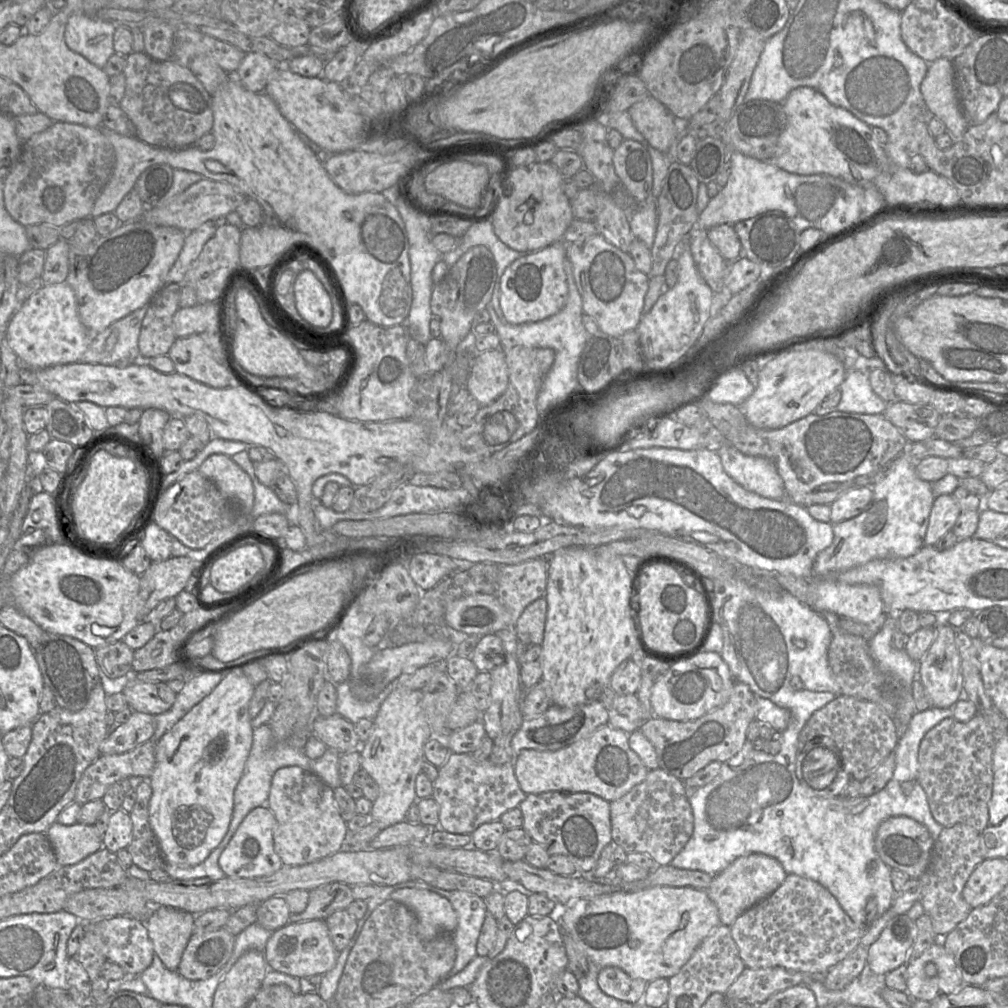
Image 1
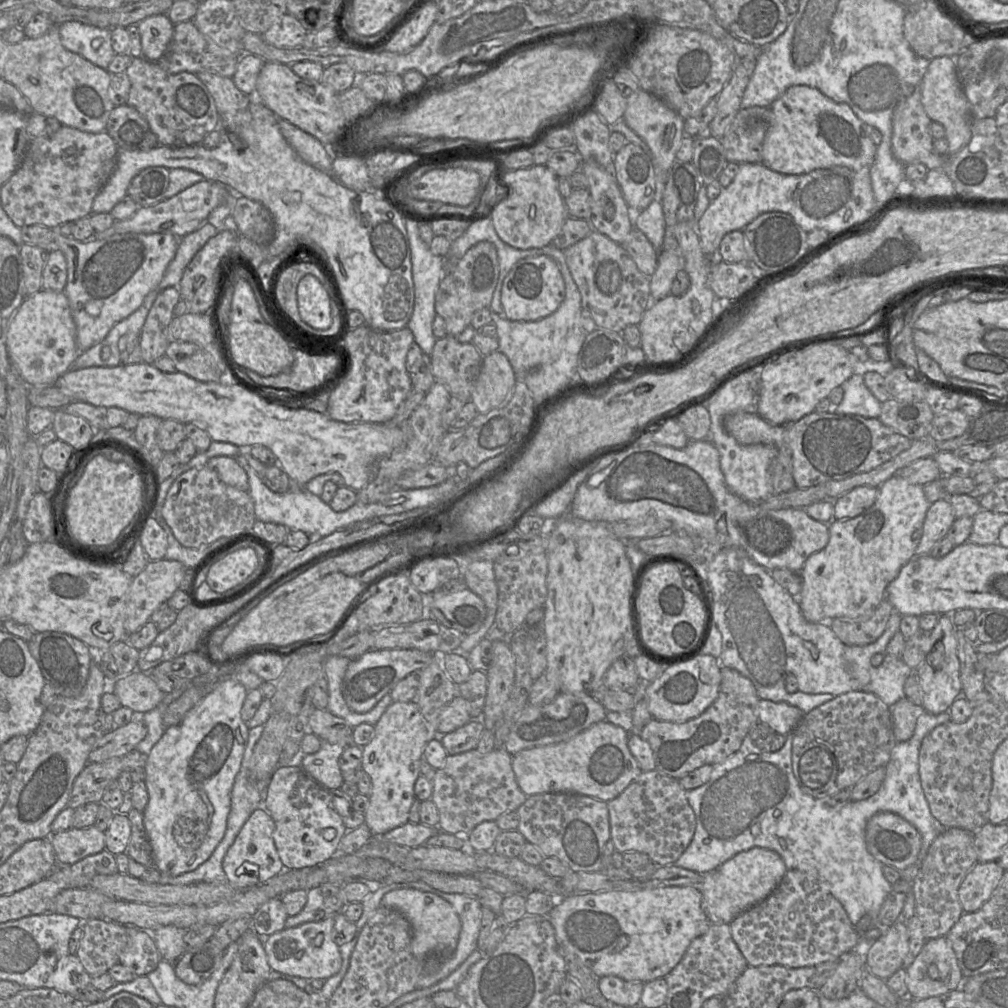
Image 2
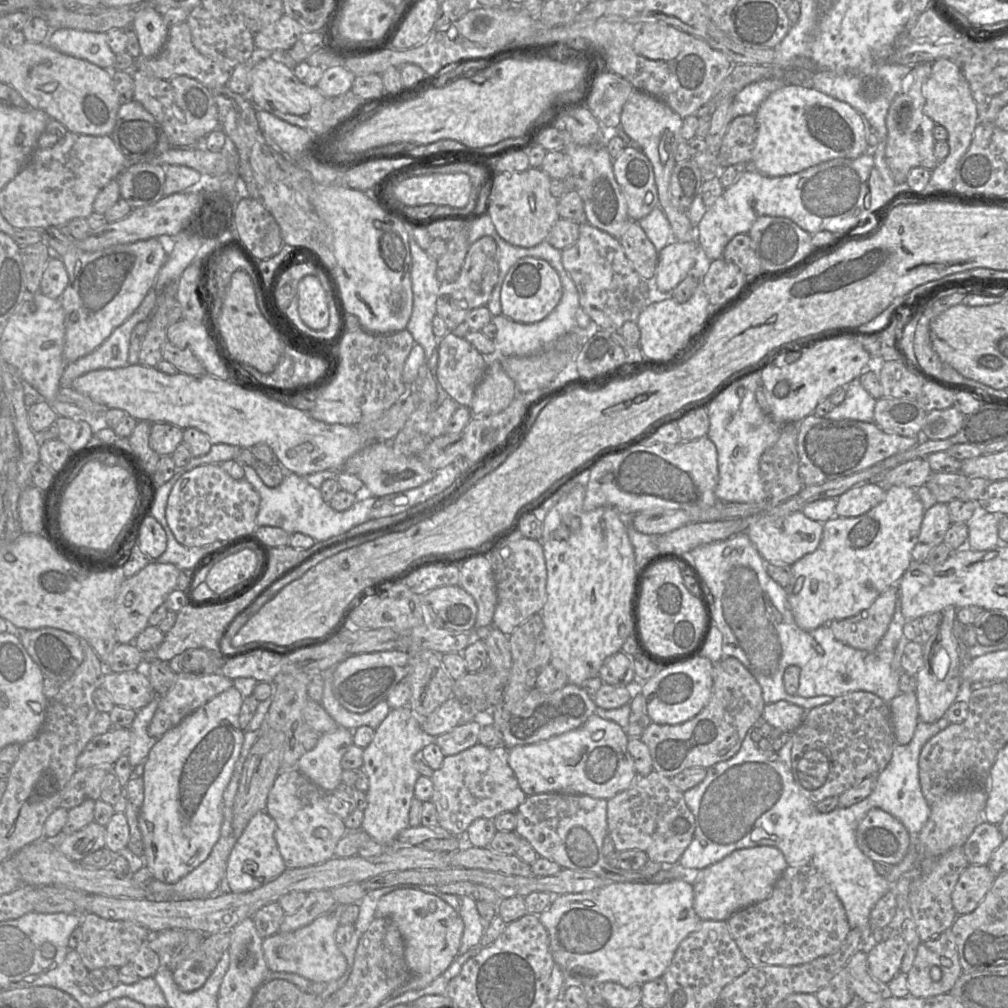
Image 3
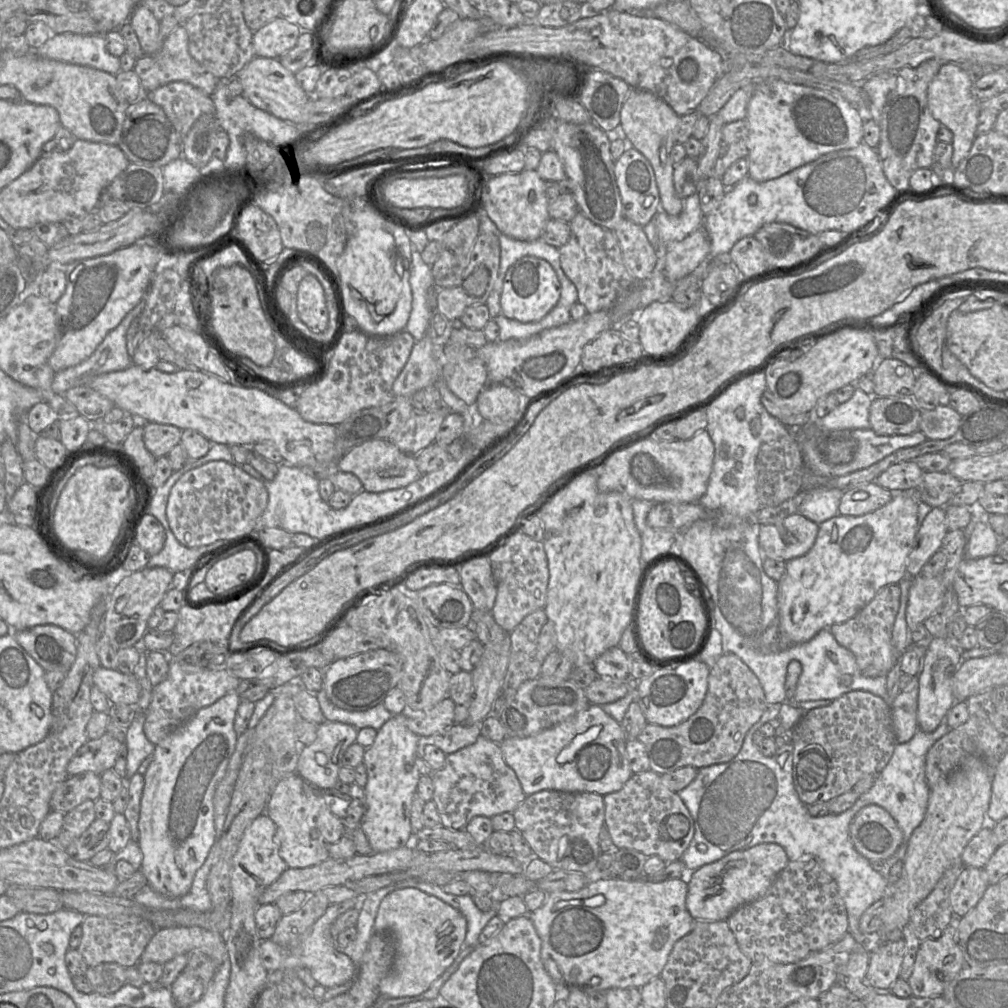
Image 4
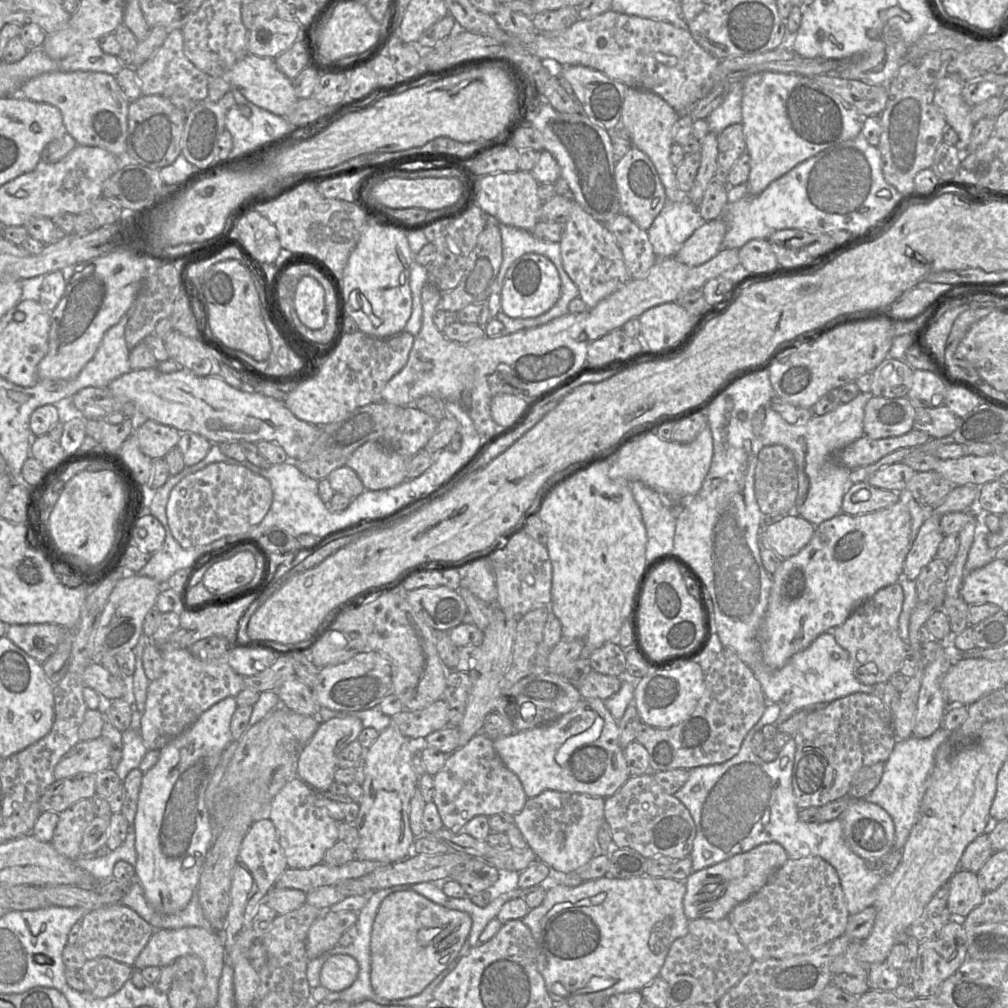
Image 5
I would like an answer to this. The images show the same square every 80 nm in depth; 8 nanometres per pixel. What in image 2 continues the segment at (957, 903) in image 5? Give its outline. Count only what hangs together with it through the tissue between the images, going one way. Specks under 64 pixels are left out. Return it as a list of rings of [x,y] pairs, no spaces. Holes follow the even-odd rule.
[[[997,861],[977,862],[960,884],[958,897],[964,912],[974,912],[991,897],[1005,870]]]

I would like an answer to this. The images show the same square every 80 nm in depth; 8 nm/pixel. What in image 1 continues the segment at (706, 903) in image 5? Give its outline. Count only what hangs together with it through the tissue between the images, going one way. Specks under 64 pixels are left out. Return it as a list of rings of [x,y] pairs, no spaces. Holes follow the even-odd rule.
[[[750,854],[737,858],[725,870],[714,876],[711,885],[705,891],[716,905],[722,925],[730,927],[739,915],[776,891],[784,882],[786,877],[787,873],[783,866],[775,858],[763,854]]]

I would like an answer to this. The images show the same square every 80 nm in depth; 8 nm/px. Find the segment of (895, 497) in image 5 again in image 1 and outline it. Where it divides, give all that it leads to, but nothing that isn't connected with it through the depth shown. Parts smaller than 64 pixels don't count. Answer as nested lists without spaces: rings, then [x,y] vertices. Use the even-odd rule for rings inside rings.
[[[873,487],[851,489],[839,496],[831,505],[830,523],[837,524],[858,516],[871,503]]]

